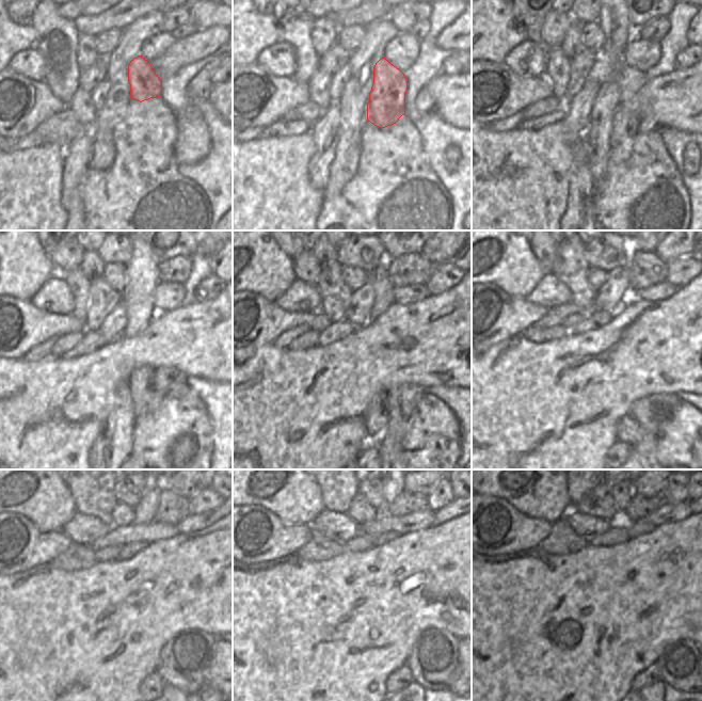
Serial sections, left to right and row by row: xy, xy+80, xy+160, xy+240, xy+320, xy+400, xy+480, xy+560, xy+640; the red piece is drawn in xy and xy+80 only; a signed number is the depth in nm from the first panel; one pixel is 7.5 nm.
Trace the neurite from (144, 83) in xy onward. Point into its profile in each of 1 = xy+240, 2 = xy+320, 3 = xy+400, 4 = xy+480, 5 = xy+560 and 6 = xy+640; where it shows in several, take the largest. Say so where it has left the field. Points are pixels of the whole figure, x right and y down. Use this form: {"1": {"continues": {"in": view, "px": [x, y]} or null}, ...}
{"1": {"continues": {"in": "xy+240", "px": [140, 382]}}, "2": {"continues": {"in": "xy+320", "px": [377, 417]}}, "3": {"continues": {"in": "xy+400", "px": [647, 415]}}, "4": {"continues": {"in": "xy+480", "px": [184, 663]}}, "5": {"continues": {"in": "xy+560", "px": [433, 658]}}, "6": {"continues": {"in": "xy+640", "px": [679, 664]}}}

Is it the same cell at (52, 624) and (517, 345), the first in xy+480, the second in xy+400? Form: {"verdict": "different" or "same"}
{"verdict": "same"}

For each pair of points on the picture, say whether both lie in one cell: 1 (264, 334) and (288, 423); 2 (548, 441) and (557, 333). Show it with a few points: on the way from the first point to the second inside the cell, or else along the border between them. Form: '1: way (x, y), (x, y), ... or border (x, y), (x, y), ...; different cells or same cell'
1: border (272, 343), (261, 346), (246, 360); different cells
2: border (565, 335), (544, 343), (532, 343); different cells

